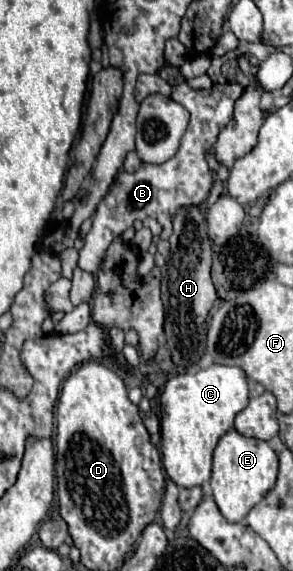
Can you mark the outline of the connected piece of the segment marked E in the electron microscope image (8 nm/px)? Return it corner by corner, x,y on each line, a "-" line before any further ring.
229,429
217,443
213,453
213,475
211,489
213,499
221,511
221,515
229,523
239,523
247,517
249,509
257,505
275,485
277,479
277,455
269,447
267,441
251,439
235,429

